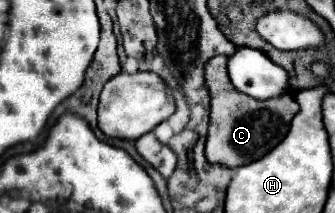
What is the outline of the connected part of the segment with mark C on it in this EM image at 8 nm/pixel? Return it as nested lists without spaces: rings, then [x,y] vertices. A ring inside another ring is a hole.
[[[214,56],[204,66],[204,80],[210,92],[210,124],[204,154],[210,164],[238,168],[262,158],[284,140],[290,130],[290,120],[298,112],[298,104],[292,94],[282,94],[270,100],[256,100],[236,92],[226,72],[226,60],[226,56]]]

